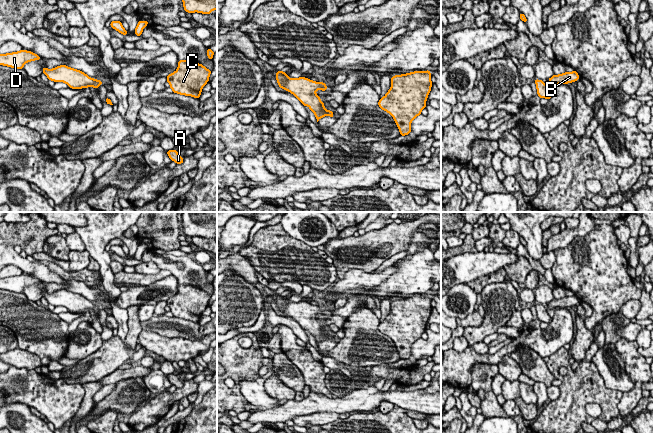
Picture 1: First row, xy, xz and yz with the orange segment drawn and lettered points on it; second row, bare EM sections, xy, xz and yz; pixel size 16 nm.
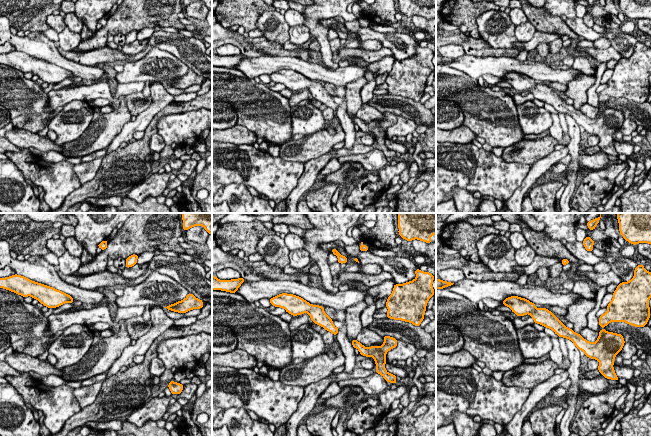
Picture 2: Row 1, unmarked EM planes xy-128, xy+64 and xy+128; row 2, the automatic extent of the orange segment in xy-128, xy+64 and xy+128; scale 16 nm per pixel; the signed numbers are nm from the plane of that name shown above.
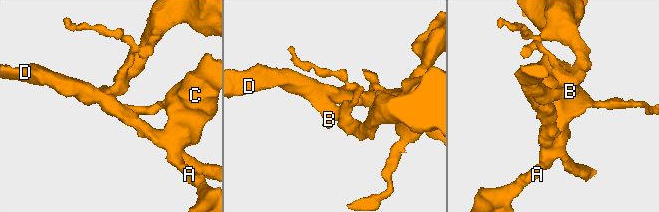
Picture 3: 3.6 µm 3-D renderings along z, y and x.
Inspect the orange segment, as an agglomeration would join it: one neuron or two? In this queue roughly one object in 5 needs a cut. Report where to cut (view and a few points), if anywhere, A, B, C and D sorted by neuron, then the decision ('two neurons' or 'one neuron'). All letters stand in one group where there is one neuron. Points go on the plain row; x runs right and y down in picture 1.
cut none; groups A B C D; one neuron

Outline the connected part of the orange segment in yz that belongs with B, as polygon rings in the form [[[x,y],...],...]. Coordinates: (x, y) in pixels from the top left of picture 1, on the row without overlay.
[[[573,295],[573,296],[565,296],[559,299],[553,299],[548,304],[550,307],[554,309],[558,309],[558,308],[572,307],[574,305],[577,305],[578,303],[579,303],[578,297],[576,295]]]

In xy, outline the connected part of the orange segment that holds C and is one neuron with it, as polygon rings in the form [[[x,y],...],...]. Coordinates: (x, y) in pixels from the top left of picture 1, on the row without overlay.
[[[179,284],[177,294],[167,300],[167,306],[174,317],[198,323],[211,296],[202,288]]]

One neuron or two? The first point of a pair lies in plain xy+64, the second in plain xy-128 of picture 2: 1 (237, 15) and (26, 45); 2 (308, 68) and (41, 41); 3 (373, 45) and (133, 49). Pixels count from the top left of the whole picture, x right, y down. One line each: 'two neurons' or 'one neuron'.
1: two neurons
2: two neurons
3: one neuron

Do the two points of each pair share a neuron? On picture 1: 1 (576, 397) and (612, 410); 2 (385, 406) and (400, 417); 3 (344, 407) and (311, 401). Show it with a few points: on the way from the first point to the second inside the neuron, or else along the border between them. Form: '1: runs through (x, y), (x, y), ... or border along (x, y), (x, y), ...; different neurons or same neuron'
1: runs through (585, 397), (599, 397), (603, 401); same neuron
2: border along (394, 405), (390, 411), (382, 413); different neurons
3: runs through (336, 405), (319, 402); same neuron

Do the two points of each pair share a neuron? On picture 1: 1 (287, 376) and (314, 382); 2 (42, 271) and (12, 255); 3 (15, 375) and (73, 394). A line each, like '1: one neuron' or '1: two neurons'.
1: two neurons
2: one neuron
3: one neuron

